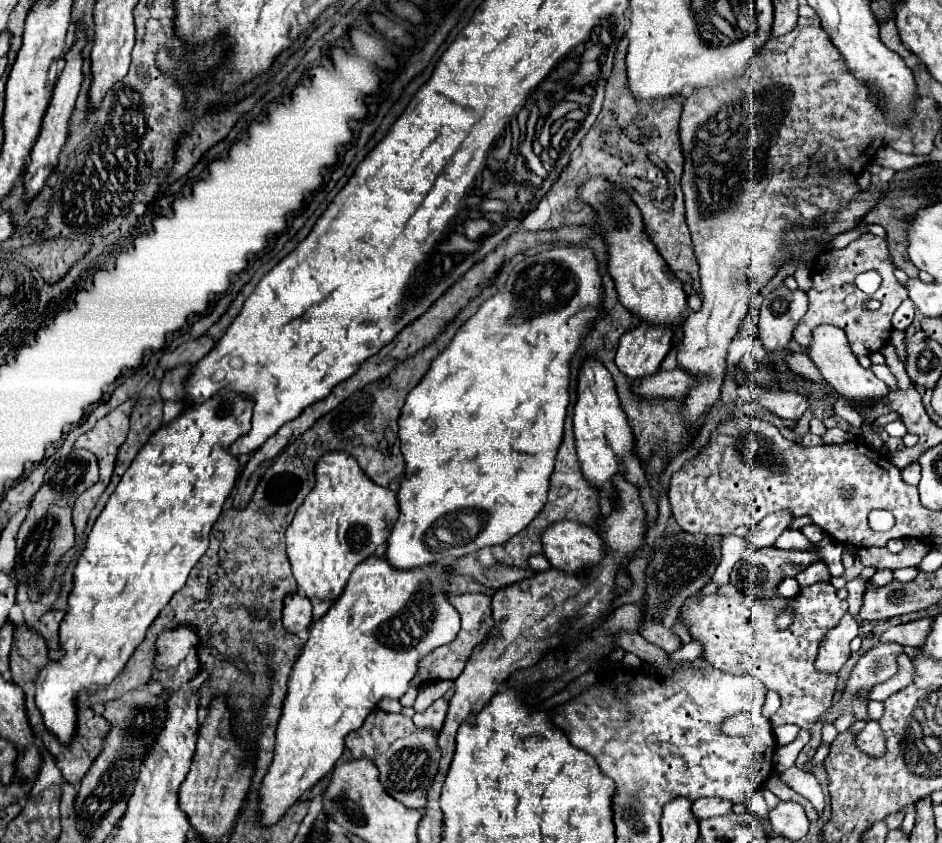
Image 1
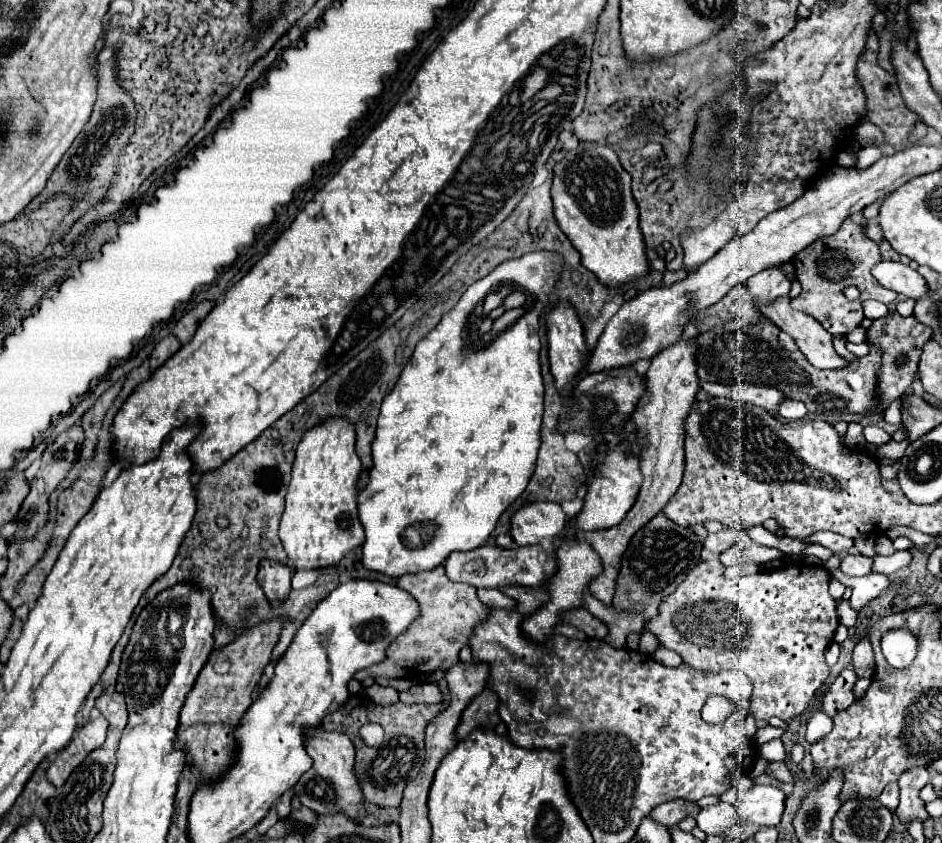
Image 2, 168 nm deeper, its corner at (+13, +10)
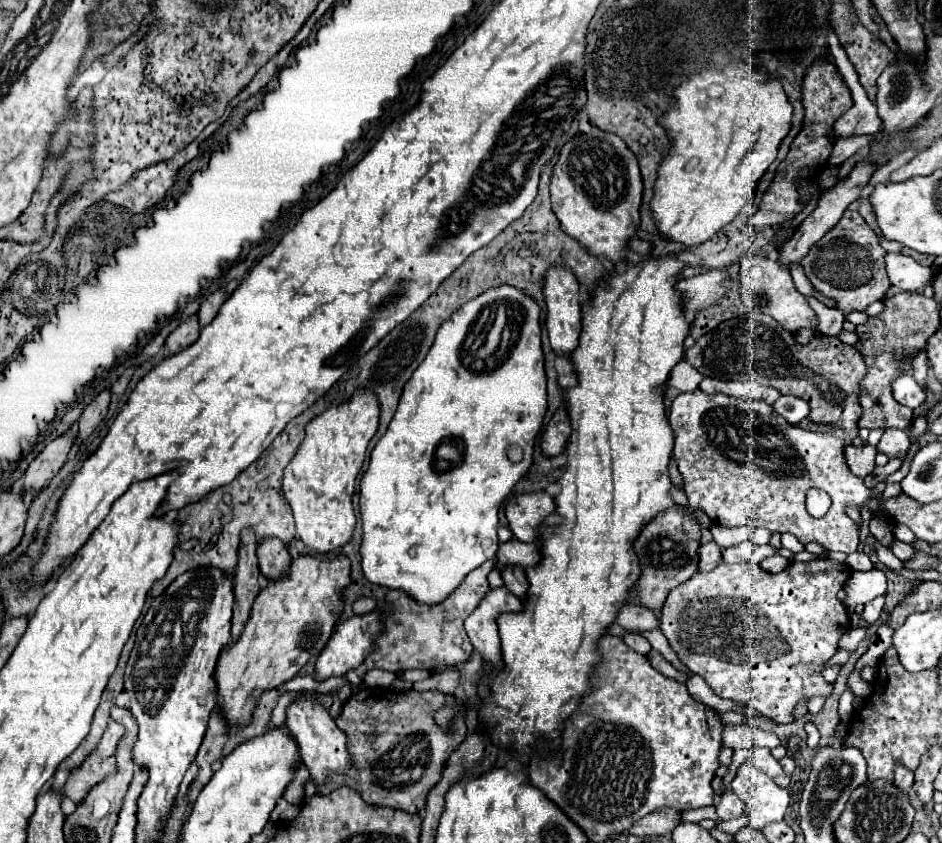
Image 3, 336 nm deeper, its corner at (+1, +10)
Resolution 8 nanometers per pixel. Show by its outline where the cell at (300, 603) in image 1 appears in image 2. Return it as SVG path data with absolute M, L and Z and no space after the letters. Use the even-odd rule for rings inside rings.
M263 562L259 568L259 584L269 602L285 602L291 592L291 570L285 564Z

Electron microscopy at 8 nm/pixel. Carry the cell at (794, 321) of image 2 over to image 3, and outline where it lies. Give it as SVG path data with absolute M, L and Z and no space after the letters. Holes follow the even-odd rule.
M745 254L741 258L741 270L739 270L739 282L741 282L741 300L749 310L757 310L763 314L773 316L785 330L797 332L801 328L811 328L815 330L817 318L807 304L807 298L797 292L789 270L779 262L771 258L759 258L755 254Z

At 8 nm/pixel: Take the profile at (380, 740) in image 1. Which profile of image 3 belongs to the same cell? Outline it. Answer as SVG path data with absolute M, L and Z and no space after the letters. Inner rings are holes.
M361 688L359 692L355 692L343 704L343 712L335 720L339 730L343 730L347 734L347 752L351 756L351 768L347 774L329 776L317 788L317 794L329 794L331 786L349 786L349 788L357 790L367 804L389 806L389 808L403 810L409 814L421 812L425 808L425 798L427 798L429 790L439 782L441 772L443 772L449 756L467 736L465 708L461 708L451 730L441 730L433 720L435 710L439 710L441 706L451 706L455 702L457 700L453 696L447 696L447 694L437 692L437 690L393 692L393 690L385 690L385 688Z

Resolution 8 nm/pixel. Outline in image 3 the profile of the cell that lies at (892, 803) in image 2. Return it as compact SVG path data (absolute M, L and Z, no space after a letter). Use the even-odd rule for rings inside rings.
M895 764L895 786L899 786L901 790L909 790L913 786L913 772L907 770L903 764Z

